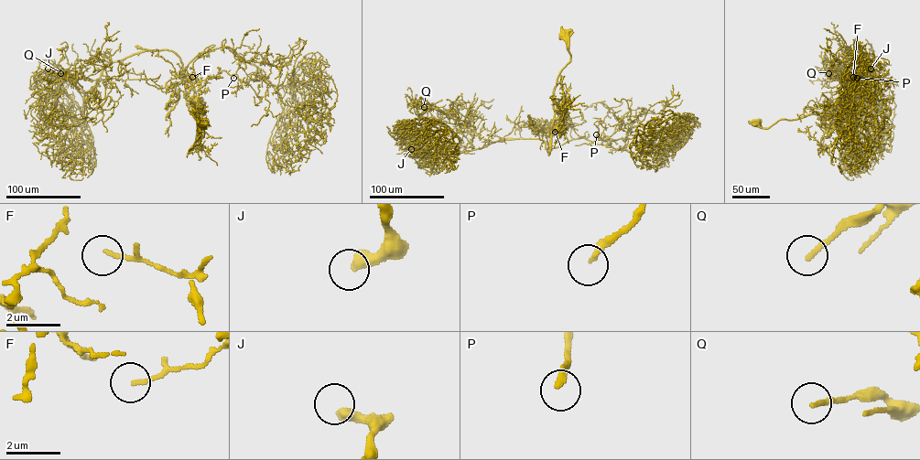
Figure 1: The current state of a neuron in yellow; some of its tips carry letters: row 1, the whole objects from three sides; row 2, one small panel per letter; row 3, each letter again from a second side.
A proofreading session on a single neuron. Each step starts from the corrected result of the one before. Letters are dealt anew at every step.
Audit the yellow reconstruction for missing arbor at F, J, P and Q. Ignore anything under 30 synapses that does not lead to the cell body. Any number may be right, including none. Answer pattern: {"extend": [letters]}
{"extend": ["P"]}

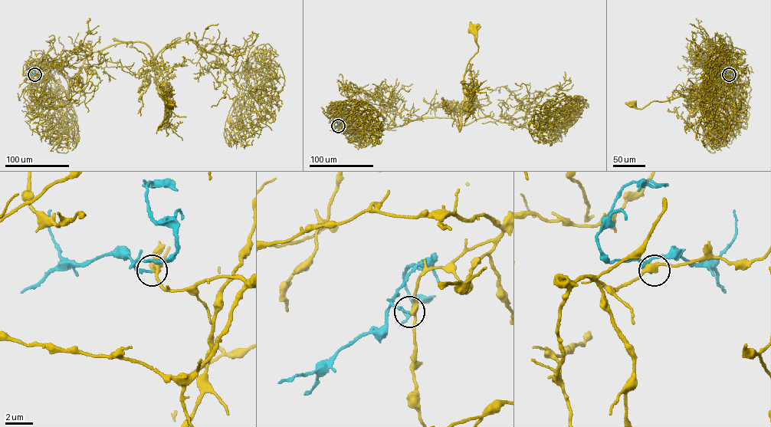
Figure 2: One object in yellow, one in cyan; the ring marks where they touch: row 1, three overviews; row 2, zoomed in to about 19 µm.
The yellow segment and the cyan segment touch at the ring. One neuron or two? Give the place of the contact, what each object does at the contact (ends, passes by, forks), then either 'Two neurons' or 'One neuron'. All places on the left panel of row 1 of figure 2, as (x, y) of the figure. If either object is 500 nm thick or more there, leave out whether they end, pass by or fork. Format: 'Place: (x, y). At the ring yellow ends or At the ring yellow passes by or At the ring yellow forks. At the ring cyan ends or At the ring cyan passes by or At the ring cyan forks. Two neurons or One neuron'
Place: (34, 74). At the ring yellow passes by. At the ring cyan ends. Two neurons

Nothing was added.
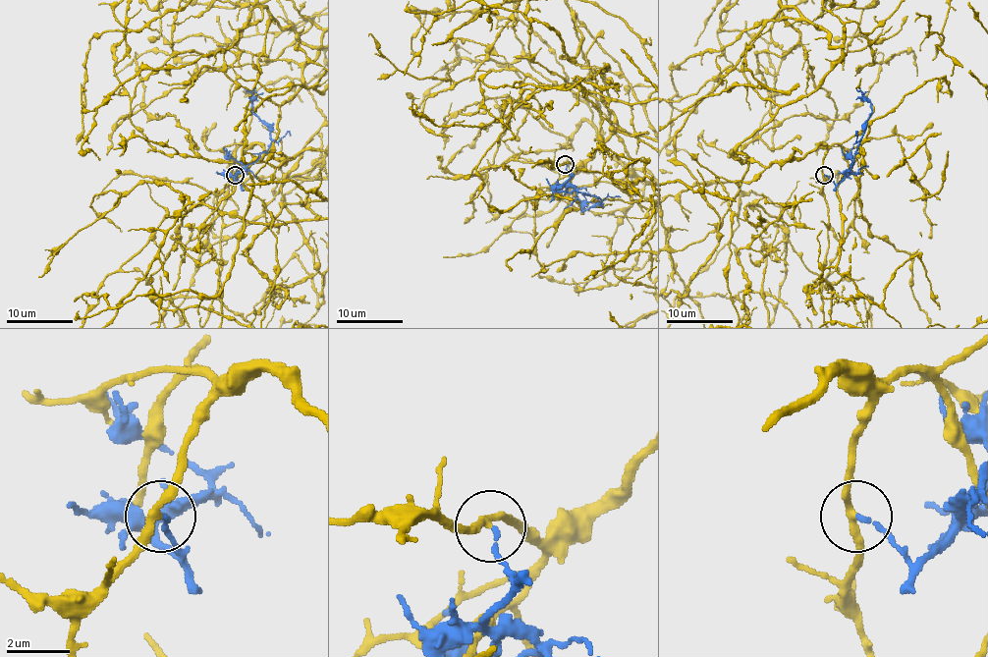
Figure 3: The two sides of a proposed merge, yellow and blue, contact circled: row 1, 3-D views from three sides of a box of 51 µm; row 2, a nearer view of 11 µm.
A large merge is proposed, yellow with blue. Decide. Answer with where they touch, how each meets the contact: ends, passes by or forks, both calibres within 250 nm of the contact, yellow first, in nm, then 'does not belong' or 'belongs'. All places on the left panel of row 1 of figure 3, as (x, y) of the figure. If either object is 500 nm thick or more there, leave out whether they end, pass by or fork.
place (235, 175); yellow passes by; blue ends; calibres 240 and 140 nm; does not belong

